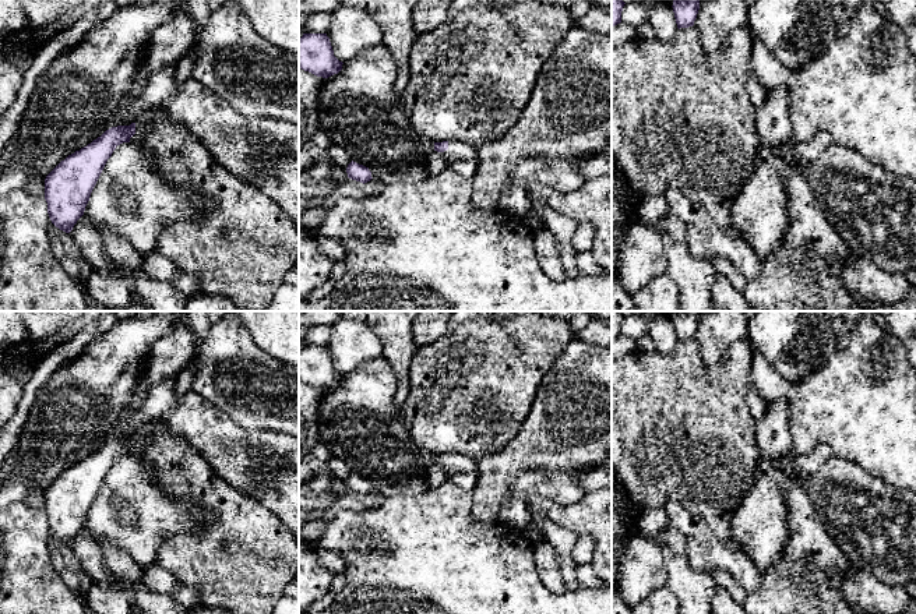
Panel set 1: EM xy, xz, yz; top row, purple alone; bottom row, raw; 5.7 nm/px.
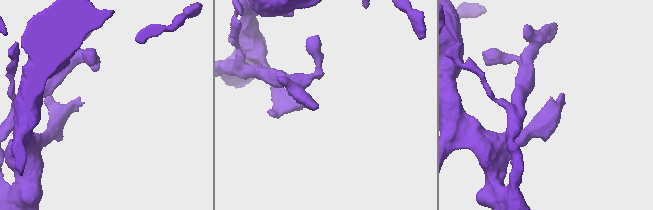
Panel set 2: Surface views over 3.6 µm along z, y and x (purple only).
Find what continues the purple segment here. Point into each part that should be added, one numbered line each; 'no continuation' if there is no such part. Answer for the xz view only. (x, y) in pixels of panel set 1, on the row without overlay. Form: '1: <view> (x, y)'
1: xz (461, 470)

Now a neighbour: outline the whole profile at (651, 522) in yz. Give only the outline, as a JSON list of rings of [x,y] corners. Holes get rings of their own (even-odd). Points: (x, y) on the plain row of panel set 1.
[[[665,508],[644,509],[640,519],[638,527],[641,534],[656,541],[660,532],[670,527],[670,521],[666,515]]]

